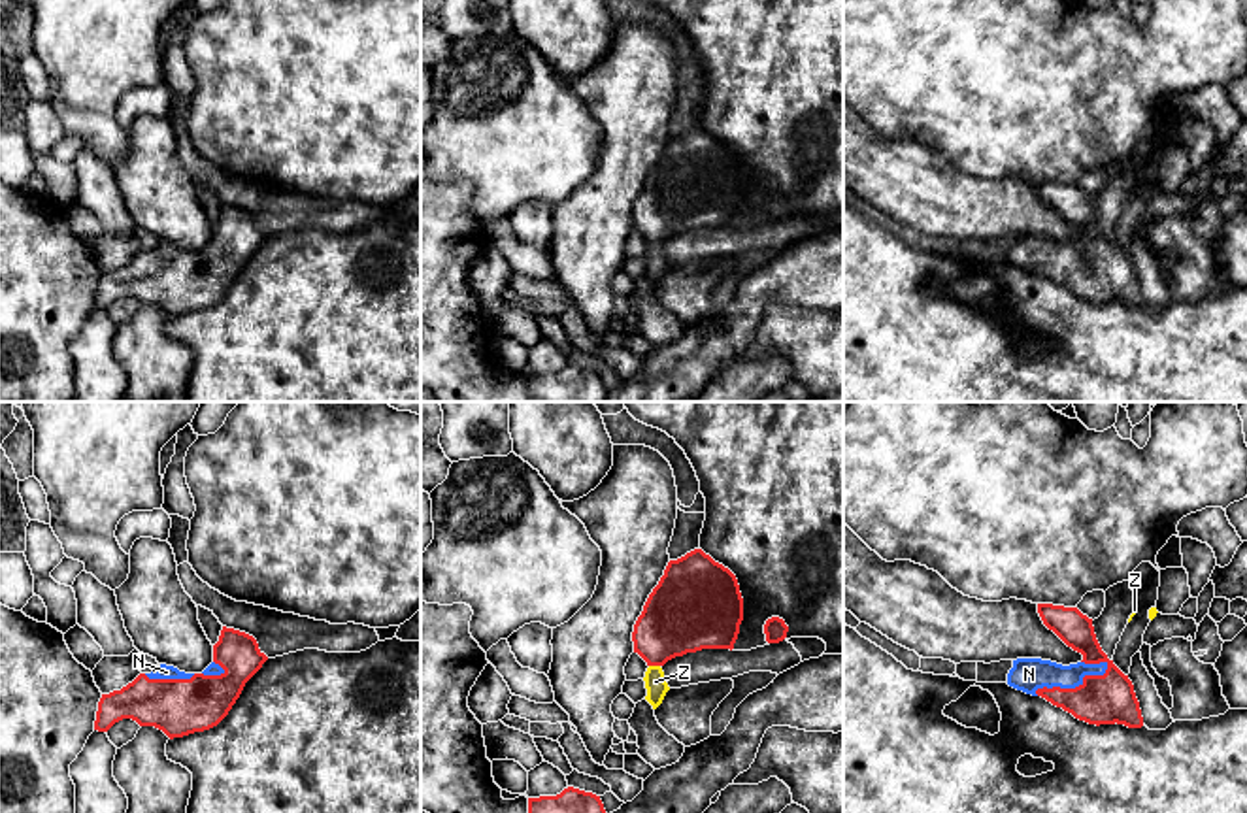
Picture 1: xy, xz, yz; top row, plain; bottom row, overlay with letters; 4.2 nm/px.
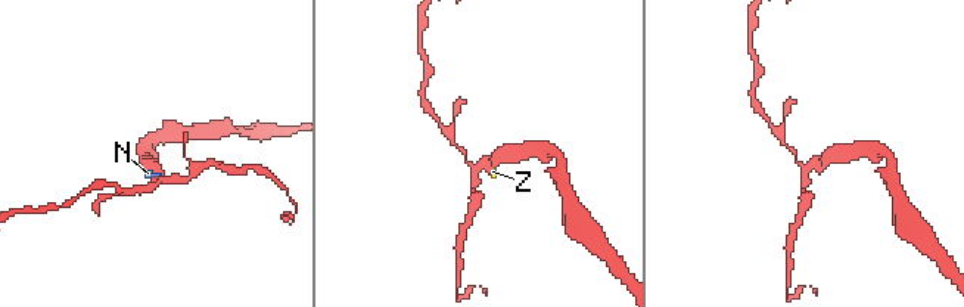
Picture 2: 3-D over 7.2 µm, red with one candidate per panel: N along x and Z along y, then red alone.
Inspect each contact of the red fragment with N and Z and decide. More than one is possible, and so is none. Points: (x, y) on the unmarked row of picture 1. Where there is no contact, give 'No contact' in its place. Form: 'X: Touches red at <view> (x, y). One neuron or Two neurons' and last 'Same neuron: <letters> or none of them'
N: Touches red at yz (1076, 265). One neuron
Z: Touches red at xz (655, 242). One neuron
Same neuron: N, Z

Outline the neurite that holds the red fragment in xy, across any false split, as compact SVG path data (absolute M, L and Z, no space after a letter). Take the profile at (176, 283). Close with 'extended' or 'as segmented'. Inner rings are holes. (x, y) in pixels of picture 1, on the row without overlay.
M223 204L213 240L202 251L166 241L157 251L140 251L121 268L102 272L94 307L108 309L123 296L155 304L170 317L209 307L228 292L266 238L253 213Z | extended

